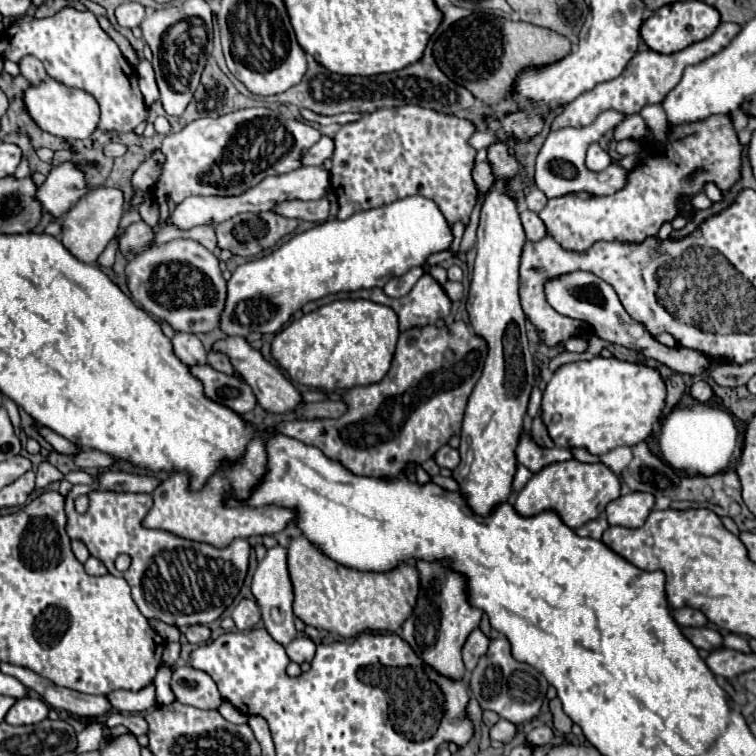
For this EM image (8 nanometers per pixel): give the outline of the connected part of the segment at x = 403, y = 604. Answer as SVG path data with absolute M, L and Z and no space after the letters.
M303 535L291 539L287 555L293 581L295 615L311 627L339 637L357 637L365 631L397 631L411 615L419 593L419 571L415 565L399 565L389 573L363 573L347 569L325 557Z

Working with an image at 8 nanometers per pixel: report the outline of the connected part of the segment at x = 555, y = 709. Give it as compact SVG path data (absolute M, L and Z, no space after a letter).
M557 697L551 699L549 709L551 709L551 713L553 713L555 729L557 729L559 733L571 733L571 725L573 725L573 721L565 715L565 711L563 711L563 707L561 707L561 701L559 701Z

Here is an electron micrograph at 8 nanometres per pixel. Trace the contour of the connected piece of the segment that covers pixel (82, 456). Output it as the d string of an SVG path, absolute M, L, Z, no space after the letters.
M83 449L81 453L75 453L75 455L73 455L73 463L75 463L77 469L91 469L91 471L95 471L95 469L99 469L99 467L105 469L105 467L109 467L113 461L115 461L113 457L109 457L109 455L105 455L105 453L99 453L99 451L95 451L95 449Z

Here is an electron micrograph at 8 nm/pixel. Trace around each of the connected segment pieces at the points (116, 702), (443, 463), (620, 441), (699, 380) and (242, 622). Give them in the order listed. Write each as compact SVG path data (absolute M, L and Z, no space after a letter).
M143 687L141 691L111 691L107 693L109 703L121 711L121 713L135 713L135 711L145 711L151 705L155 705L155 687Z
M445 445L435 453L435 461L439 467L447 467L447 469L455 469L459 465L459 451Z
M595 357L591 361L575 361L559 367L543 391L543 423L551 439L559 447L587 447L593 455L605 455L621 445L637 445L649 437L665 407L665 381L661 373L643 363L629 363L617 357Z
M695 377L695 379L693 379L693 385L691 385L691 395L693 395L697 401L705 403L705 401L711 399L713 389L711 389L711 385L709 385L707 381L703 381L703 377Z
M243 599L231 613L235 625L239 631L247 631L247 629L253 629L261 623L261 611L259 611L259 605L253 601L253 599Z

